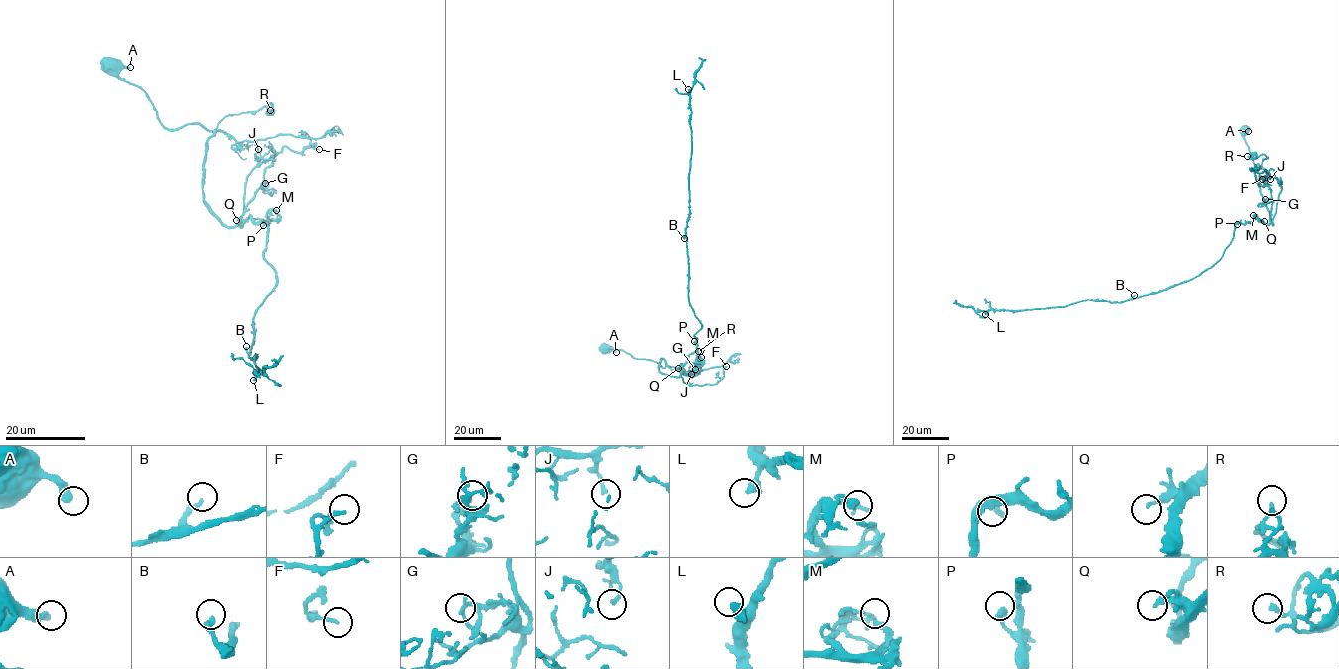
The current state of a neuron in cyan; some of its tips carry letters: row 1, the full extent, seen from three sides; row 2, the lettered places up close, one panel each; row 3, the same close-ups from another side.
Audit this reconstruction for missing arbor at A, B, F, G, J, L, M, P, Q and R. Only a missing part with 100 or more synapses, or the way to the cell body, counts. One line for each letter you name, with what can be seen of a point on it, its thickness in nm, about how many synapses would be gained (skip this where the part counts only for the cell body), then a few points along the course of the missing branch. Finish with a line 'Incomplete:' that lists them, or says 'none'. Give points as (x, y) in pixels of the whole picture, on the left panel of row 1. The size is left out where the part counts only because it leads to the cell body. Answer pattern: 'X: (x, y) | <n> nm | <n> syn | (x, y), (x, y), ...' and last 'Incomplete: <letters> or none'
Incomplete: none

